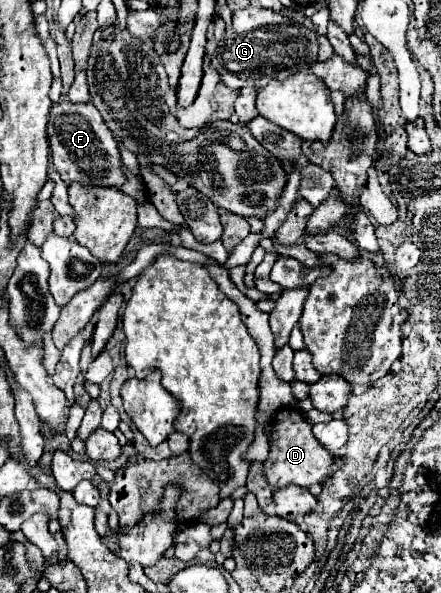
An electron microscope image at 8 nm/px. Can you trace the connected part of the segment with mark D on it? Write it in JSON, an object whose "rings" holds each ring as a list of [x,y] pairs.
{"rings":[[[286,406],[274,414],[274,418],[272,418],[272,448],[270,448],[268,460],[264,462],[266,480],[274,490],[282,488],[282,486],[290,486],[290,484],[304,486],[304,488],[310,488],[314,484],[322,484],[338,468],[336,460],[338,458],[332,456],[316,440],[316,436],[312,434],[312,424],[304,418],[302,412]]]}

